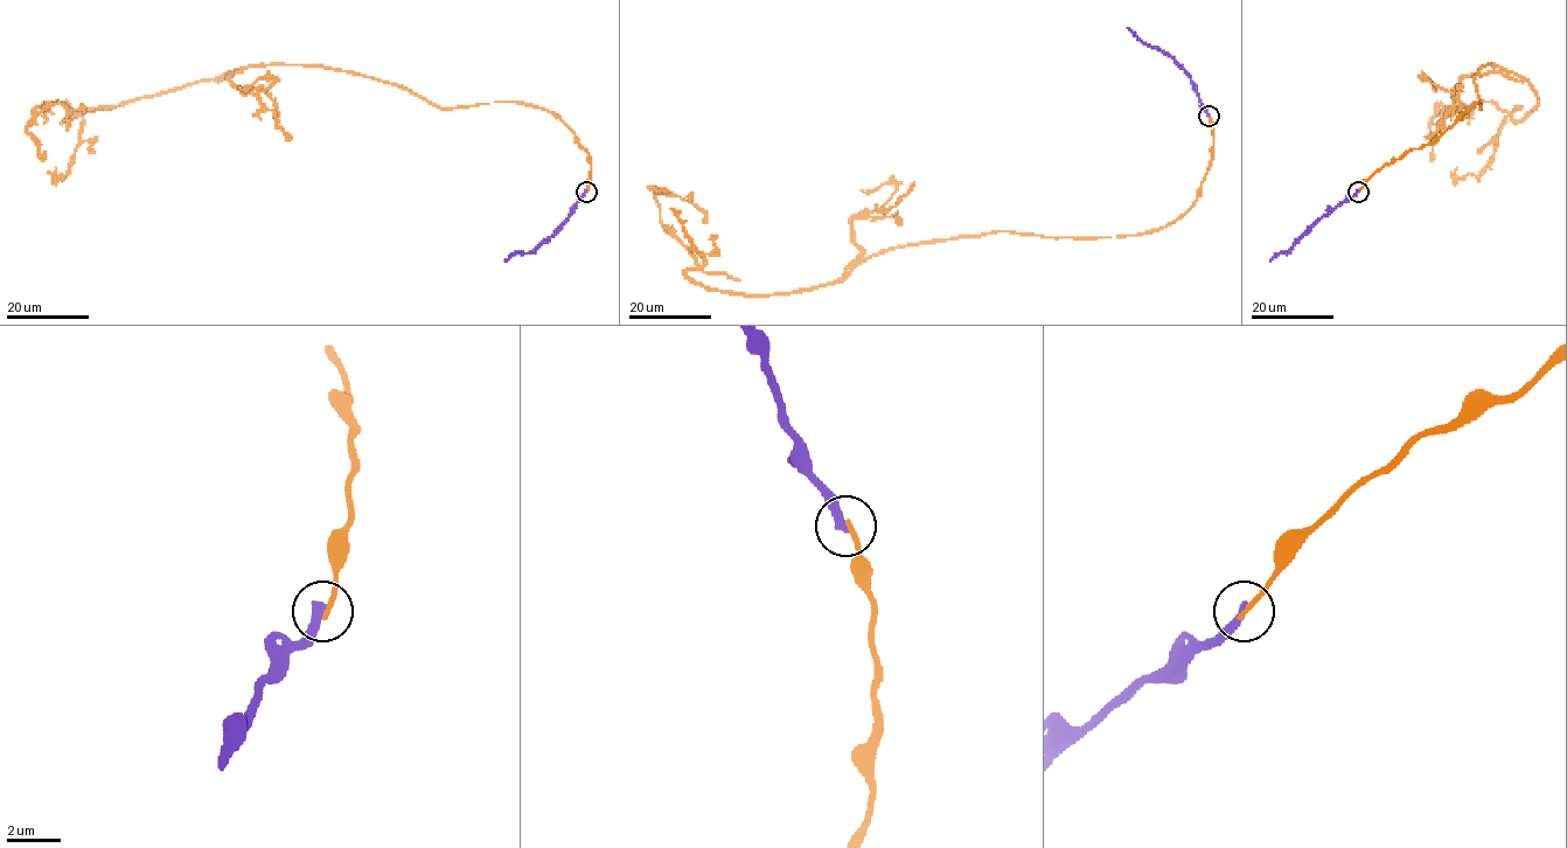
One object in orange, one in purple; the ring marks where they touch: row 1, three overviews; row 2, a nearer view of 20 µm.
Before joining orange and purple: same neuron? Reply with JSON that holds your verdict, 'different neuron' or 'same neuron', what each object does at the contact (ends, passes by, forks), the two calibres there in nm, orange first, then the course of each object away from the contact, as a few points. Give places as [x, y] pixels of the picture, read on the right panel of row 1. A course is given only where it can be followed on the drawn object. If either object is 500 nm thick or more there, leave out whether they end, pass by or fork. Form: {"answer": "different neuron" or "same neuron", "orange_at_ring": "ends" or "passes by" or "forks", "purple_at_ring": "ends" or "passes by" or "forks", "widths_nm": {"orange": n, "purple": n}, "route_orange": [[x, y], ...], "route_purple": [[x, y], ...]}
{"answer": "different neuron", "orange_at_ring": "ends", "purple_at_ring": "ends", "widths_nm": {"orange": 190, "purple": 360}, "route_orange": [[1358, 192], [1478, 108], [1487, 64], [1537, 97], [1517, 122], [1492, 102], [1435, 113], [1465, 104]], "route_purple": [[1358, 192], [1320, 217], [1290, 250], [1269, 261]]}

